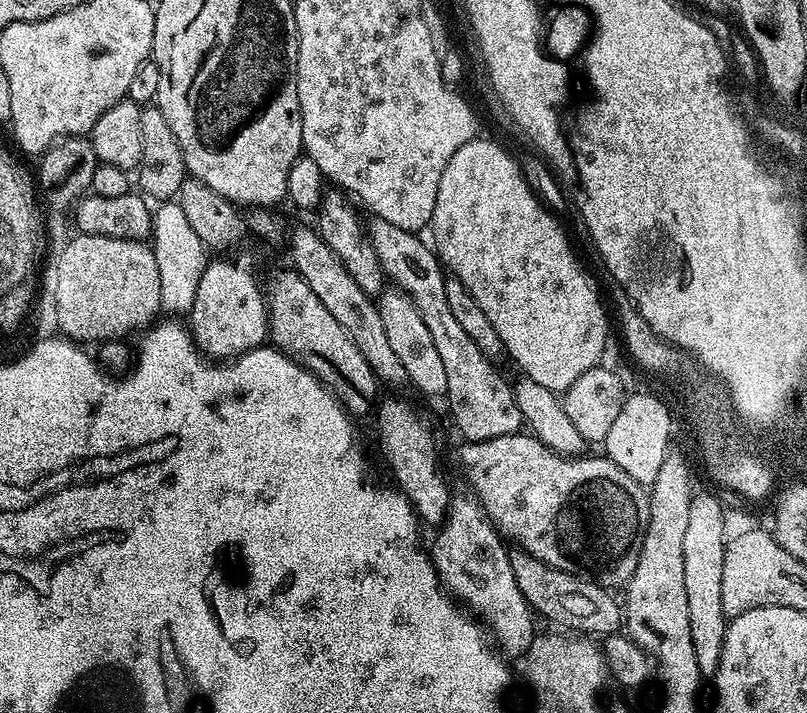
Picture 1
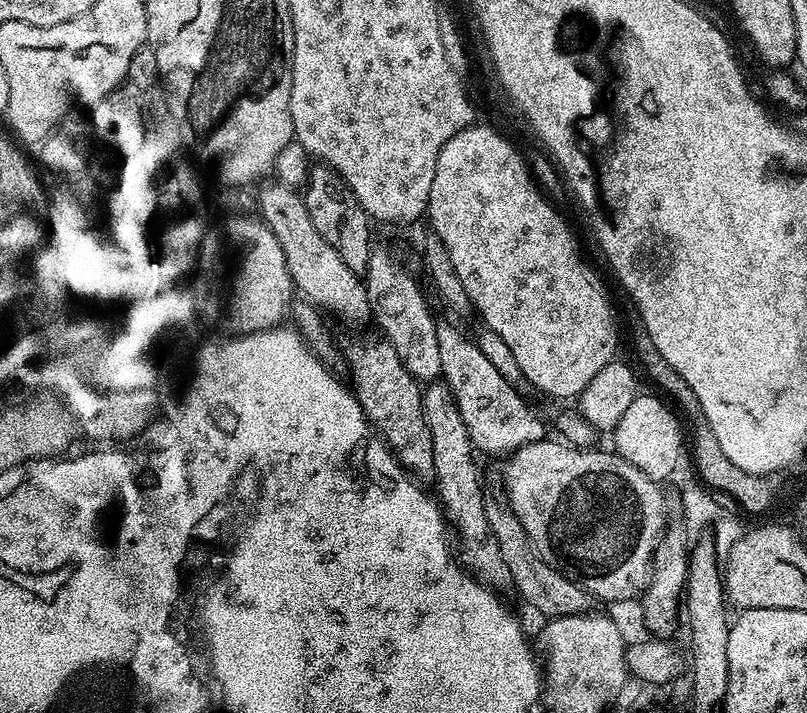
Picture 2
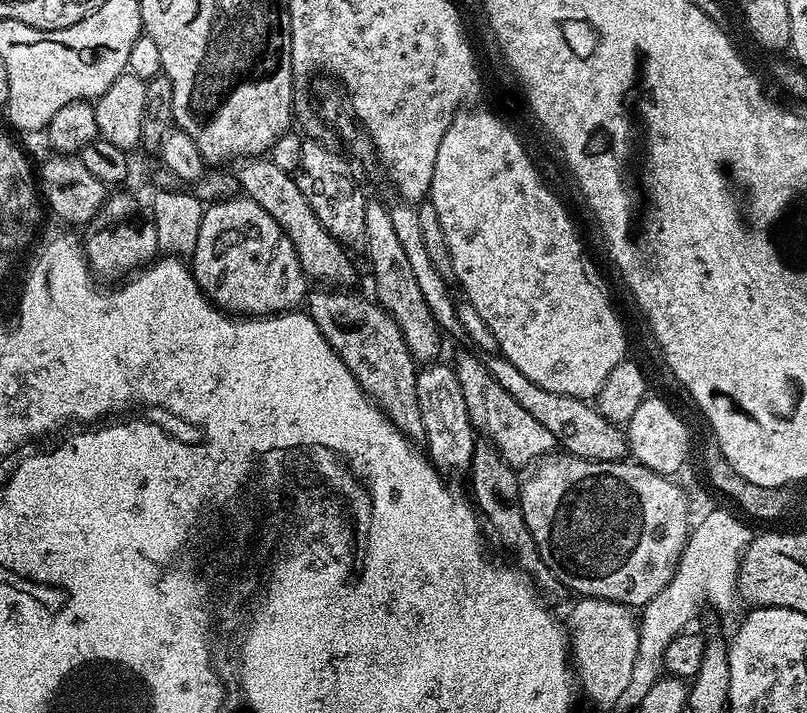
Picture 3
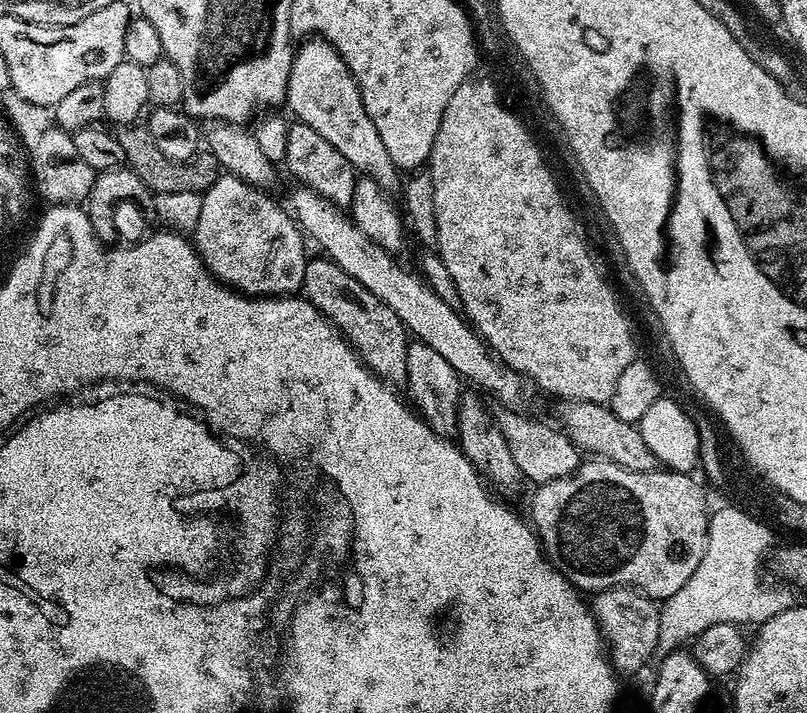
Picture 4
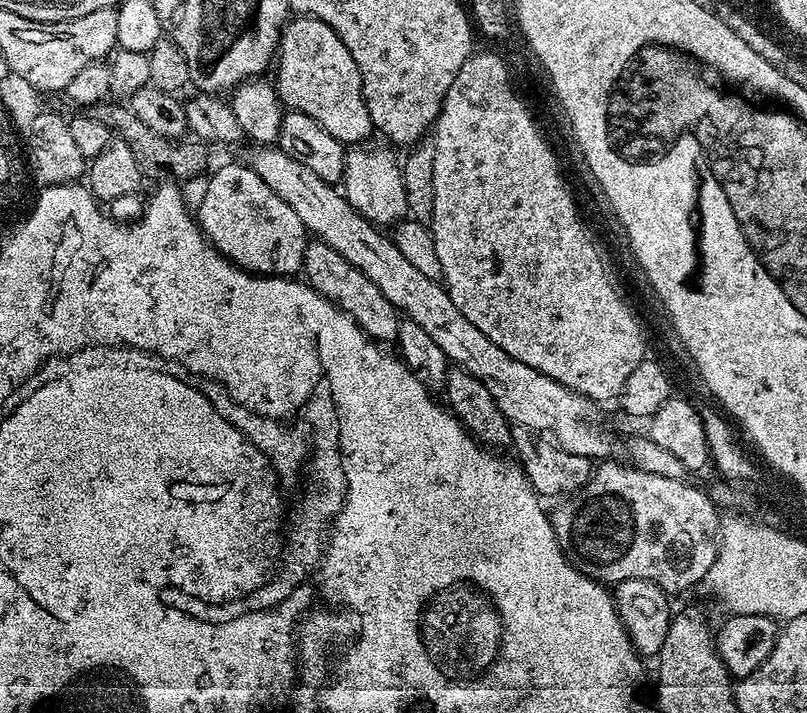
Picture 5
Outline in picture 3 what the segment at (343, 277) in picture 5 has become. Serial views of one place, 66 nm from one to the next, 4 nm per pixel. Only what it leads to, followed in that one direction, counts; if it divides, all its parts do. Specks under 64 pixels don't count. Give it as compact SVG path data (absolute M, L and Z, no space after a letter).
M316 286L306 297L306 311L318 330L322 330L326 342L330 342L342 362L346 362L362 390L376 401L396 428L409 441L423 441L422 410L418 408L417 361L412 359L398 322L394 322L392 315L379 303L369 300L363 300L352 290L340 286Z

